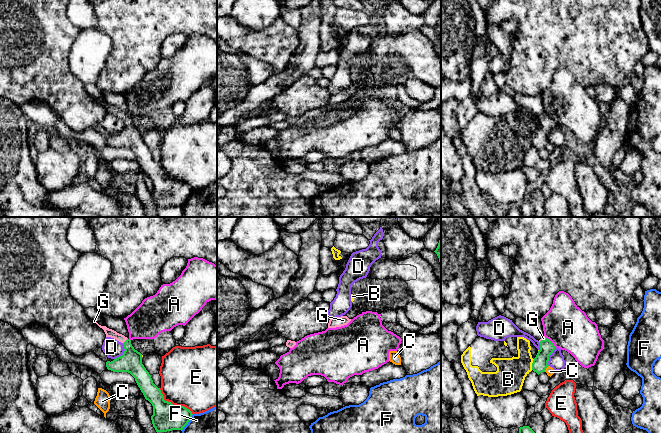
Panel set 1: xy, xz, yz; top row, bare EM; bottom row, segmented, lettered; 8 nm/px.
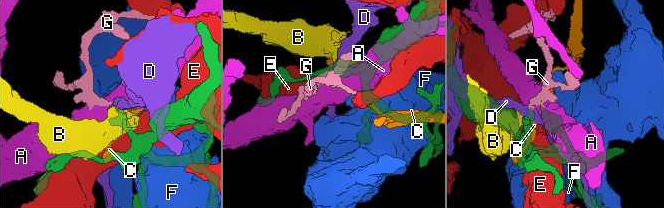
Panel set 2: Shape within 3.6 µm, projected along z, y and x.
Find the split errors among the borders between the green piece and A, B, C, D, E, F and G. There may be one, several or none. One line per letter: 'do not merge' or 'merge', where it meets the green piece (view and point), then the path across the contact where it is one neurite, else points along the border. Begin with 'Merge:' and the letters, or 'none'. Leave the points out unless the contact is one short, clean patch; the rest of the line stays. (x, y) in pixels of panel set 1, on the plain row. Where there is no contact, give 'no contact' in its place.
Merge: G
A: do not merge; meets green in yz at (551, 118); border along yz (546, 113), (556, 123)
B: do not merge; meets green in yz at (532, 140); border along yz (534, 135), (531, 145)
C: do not merge; meets green in yz at (546, 143)
D: do not merge; meets green in xy at (123, 129)
E: do not merge; meets green in xy at (172, 180)
F: do not merge; meets green in xy at (188, 197)
G: merge; meets green in xy at (125, 117); runs through xy (131, 137), (129, 124), (125, 117), (111, 109)

